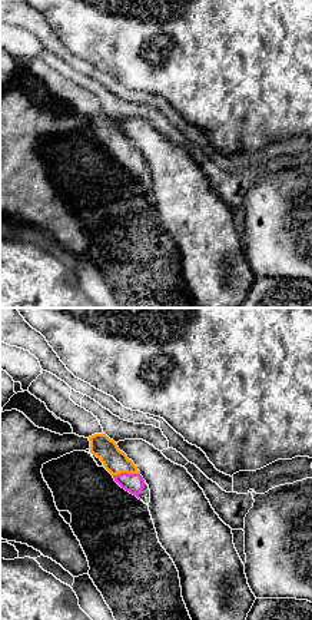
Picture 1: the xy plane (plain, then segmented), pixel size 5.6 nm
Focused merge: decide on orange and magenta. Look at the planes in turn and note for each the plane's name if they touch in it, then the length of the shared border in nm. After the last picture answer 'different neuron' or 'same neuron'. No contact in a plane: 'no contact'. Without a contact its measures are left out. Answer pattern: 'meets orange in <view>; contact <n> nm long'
meets orange in xy; contact 150 nm long

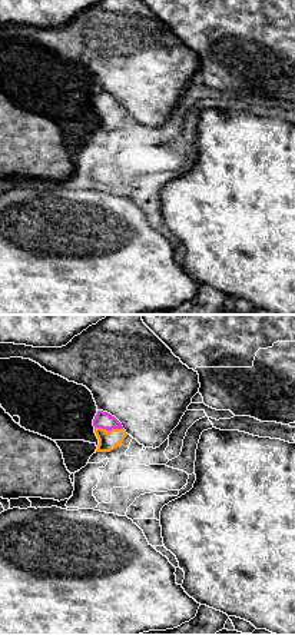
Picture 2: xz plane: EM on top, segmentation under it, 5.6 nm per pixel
meets orange in xz; contact 160 nm long

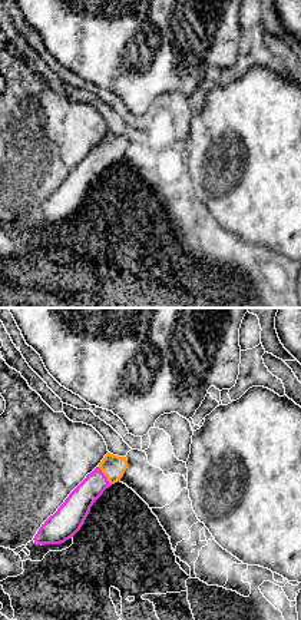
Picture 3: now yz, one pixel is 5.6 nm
meets orange in yz; contact 130 nm long

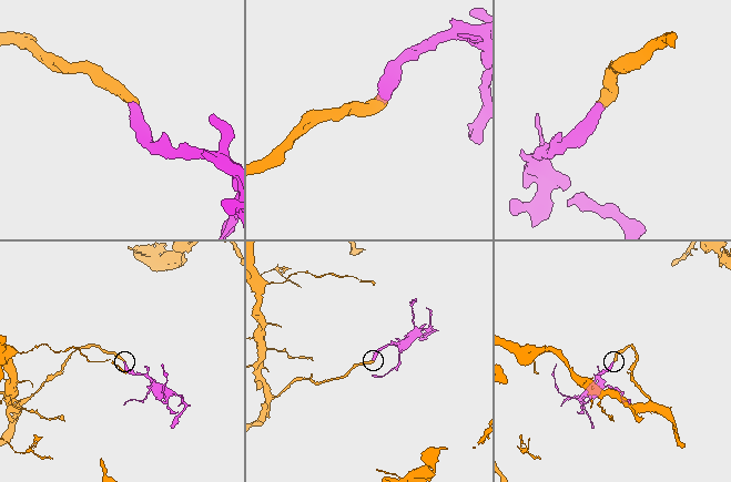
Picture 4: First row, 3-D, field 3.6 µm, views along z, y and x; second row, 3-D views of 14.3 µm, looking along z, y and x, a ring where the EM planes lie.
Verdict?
same neuron

